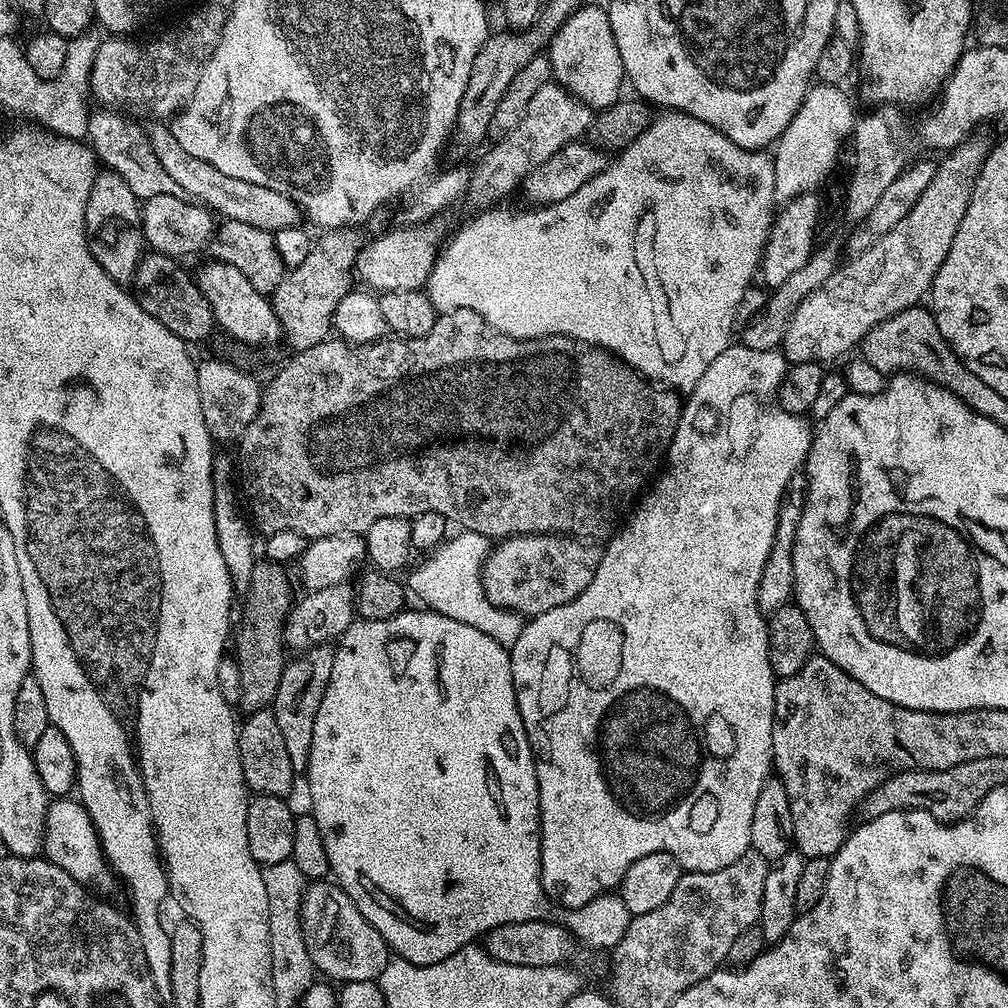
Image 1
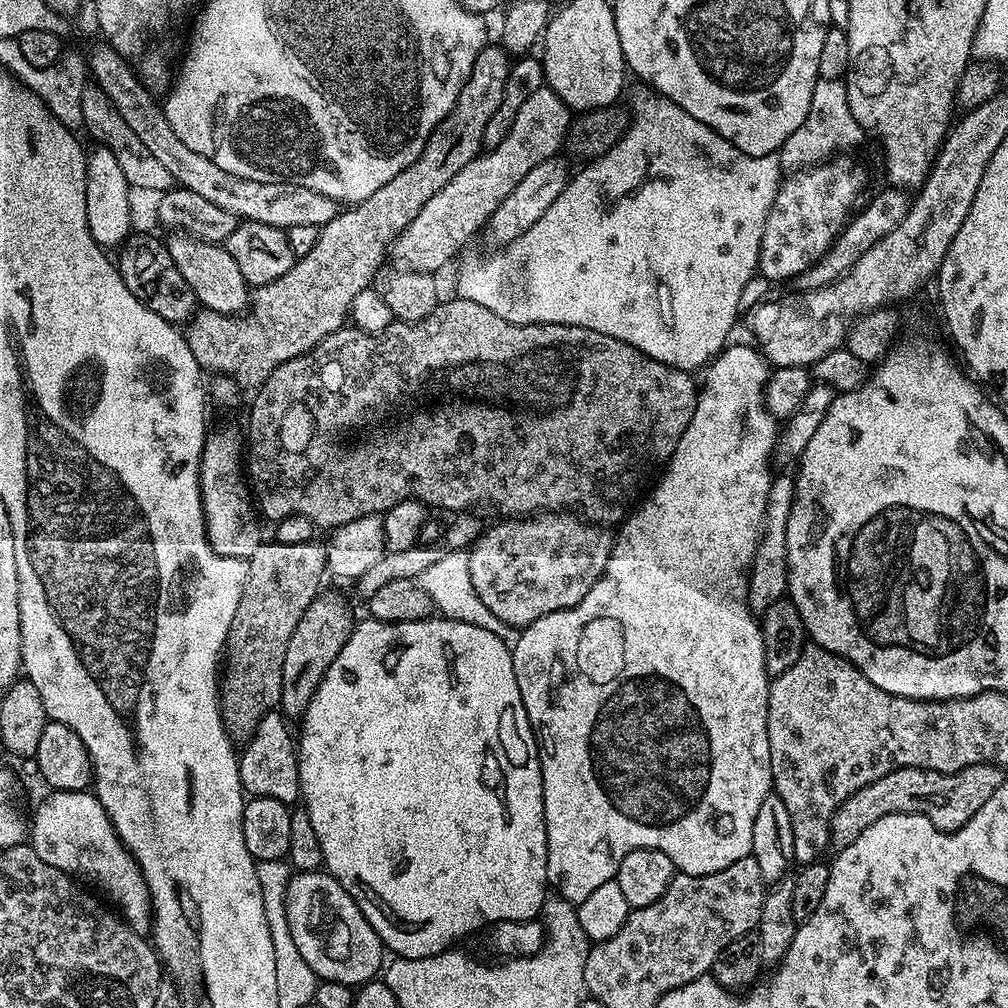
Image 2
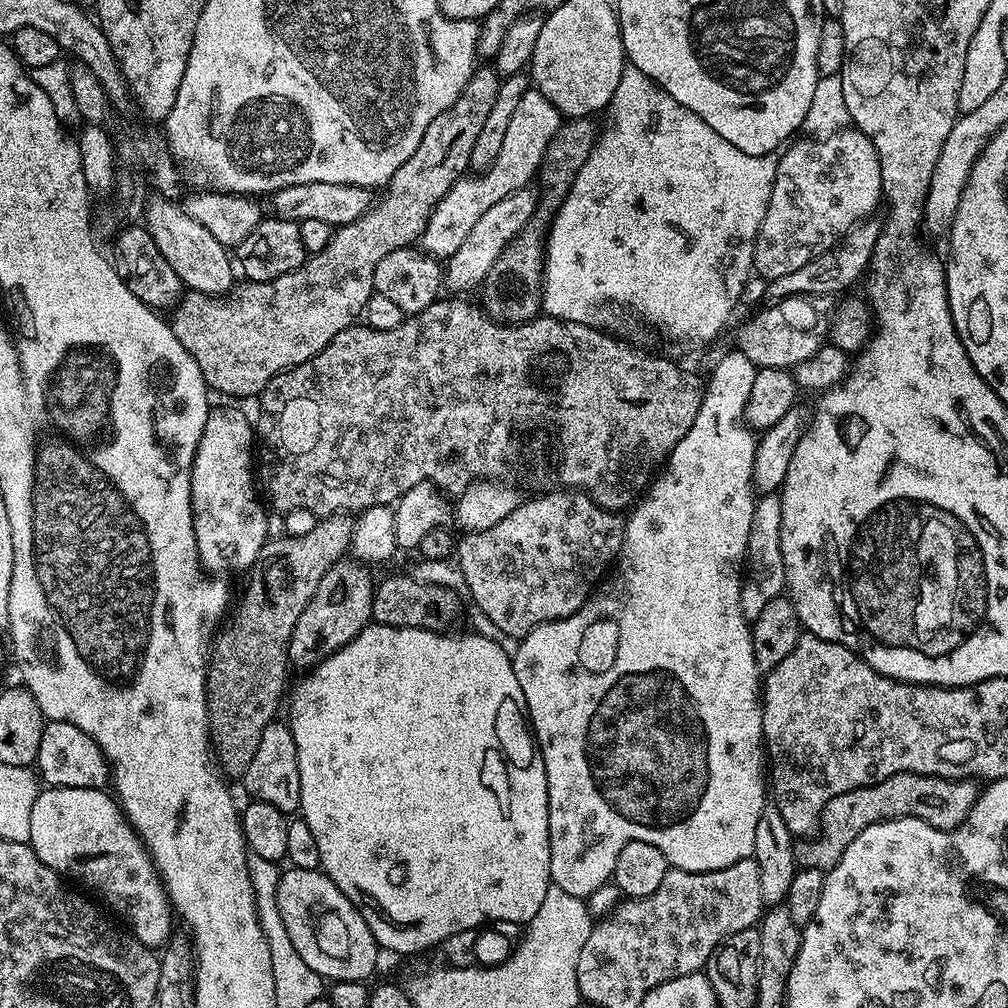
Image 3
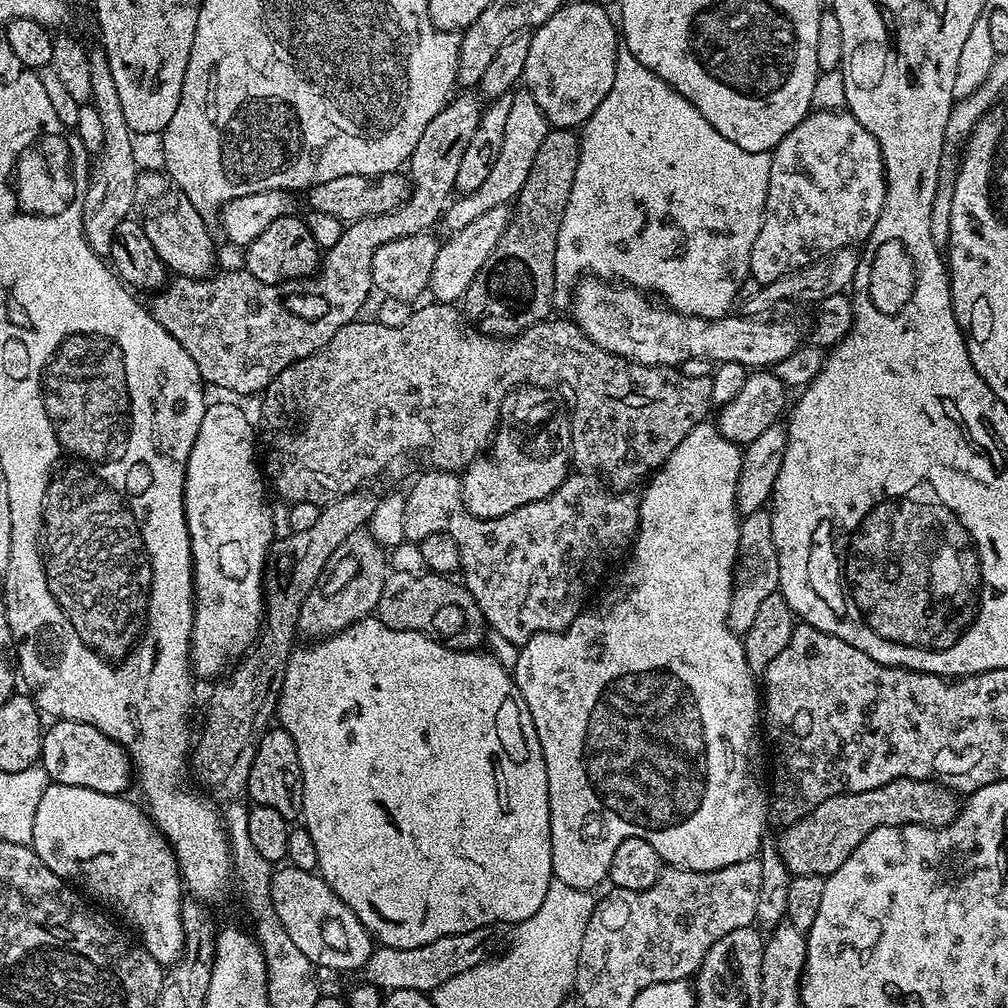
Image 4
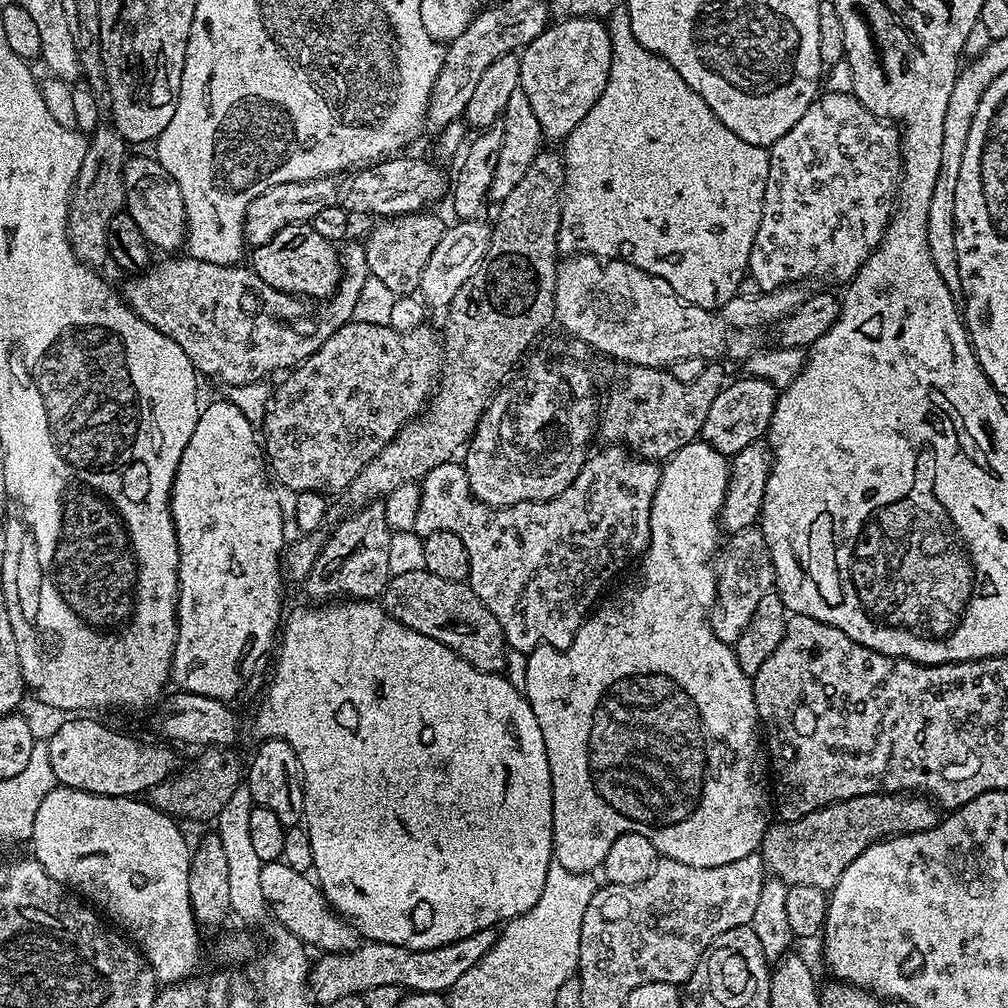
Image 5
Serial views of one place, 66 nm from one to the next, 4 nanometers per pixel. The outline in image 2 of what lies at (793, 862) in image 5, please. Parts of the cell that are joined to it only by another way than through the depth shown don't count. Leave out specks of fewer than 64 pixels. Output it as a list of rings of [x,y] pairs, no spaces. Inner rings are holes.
[[[975,764],[957,772],[935,772],[929,768],[896,768],[890,774],[878,778],[878,782],[870,782],[862,786],[862,790],[850,794],[850,798],[846,798],[846,802],[842,802],[838,810],[832,813],[831,847],[839,850],[850,846],[850,842],[854,842],[854,838],[858,838],[858,834],[862,834],[866,826],[878,822],[878,818],[886,818],[886,814],[899,812],[927,816],[928,821],[938,830],[957,832],[959,828],[966,826],[966,822],[970,822],[970,818],[974,818],[974,814],[978,814],[978,810],[982,810],[982,806],[986,806],[990,794],[994,794],[994,790],[998,790],[998,786],[1004,783],[1006,783],[1005,769],[998,768],[994,764]]]

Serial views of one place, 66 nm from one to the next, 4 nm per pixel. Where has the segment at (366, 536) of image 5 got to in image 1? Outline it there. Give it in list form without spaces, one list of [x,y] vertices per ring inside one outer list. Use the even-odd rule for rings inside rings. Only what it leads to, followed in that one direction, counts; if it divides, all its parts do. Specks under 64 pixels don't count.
[[[327,643],[309,646],[287,661],[280,675],[278,690],[271,702],[274,718],[278,718],[278,731],[290,754],[293,773],[300,774],[308,767],[310,742],[314,736],[314,718],[318,718],[318,706],[322,706],[322,694],[330,682],[330,670],[334,670],[335,651]]]

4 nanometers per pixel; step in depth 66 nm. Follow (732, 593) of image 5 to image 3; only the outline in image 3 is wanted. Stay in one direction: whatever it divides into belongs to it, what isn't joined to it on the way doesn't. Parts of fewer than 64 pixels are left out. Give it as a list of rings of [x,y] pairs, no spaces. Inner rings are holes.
[[[764,494],[754,506],[754,520],[748,535],[746,571],[740,586],[740,605],[749,622],[756,620],[762,609],[785,591],[784,563],[782,562],[782,502],[779,495]]]

